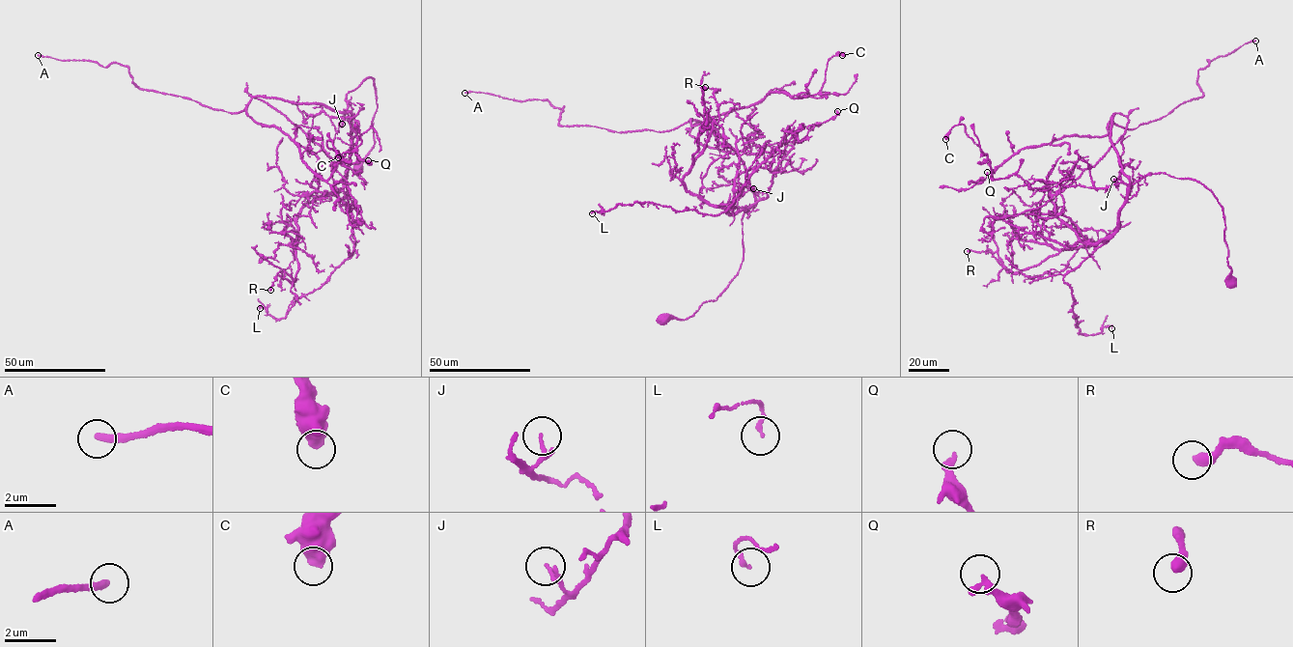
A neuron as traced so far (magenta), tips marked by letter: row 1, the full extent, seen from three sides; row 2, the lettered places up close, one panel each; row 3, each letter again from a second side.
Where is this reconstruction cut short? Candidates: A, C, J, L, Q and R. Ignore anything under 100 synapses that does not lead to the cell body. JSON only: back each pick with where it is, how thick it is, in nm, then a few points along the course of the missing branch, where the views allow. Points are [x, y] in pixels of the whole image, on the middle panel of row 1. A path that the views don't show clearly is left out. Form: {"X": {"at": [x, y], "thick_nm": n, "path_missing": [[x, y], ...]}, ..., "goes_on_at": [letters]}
{"A": {"at": [464, 93], "thick_nm": 280}, "goes_on_at": ["A"]}

